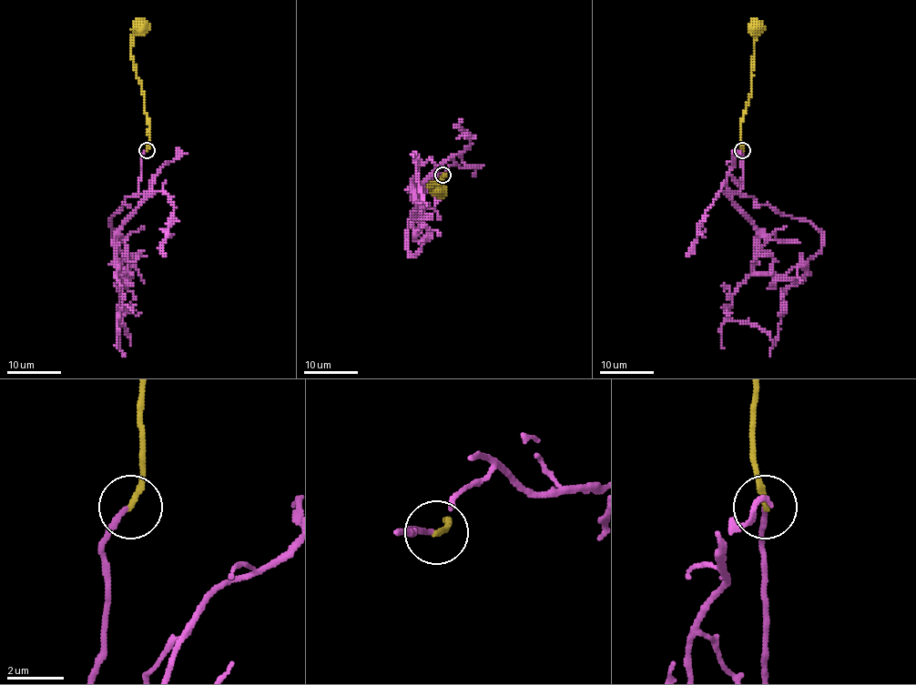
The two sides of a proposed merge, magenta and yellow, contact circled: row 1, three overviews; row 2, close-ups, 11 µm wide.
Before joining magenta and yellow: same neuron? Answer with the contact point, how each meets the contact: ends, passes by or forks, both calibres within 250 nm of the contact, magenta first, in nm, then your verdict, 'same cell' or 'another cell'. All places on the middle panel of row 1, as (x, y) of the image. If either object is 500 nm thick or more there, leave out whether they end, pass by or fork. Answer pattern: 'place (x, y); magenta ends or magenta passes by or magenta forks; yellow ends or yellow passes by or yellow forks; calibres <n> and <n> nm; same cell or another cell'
place (442, 175); magenta ends; yellow ends; calibres 190 and 200 nm; another cell

